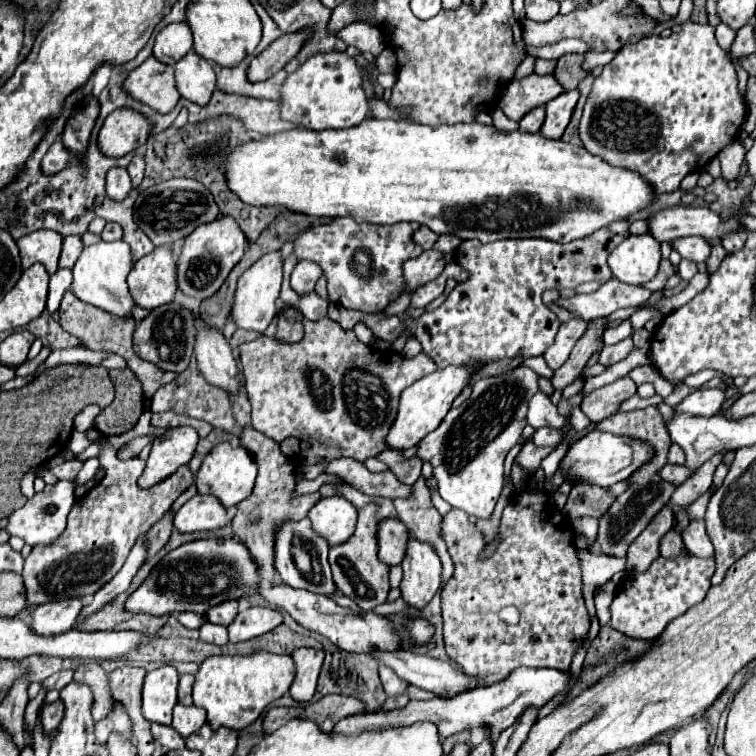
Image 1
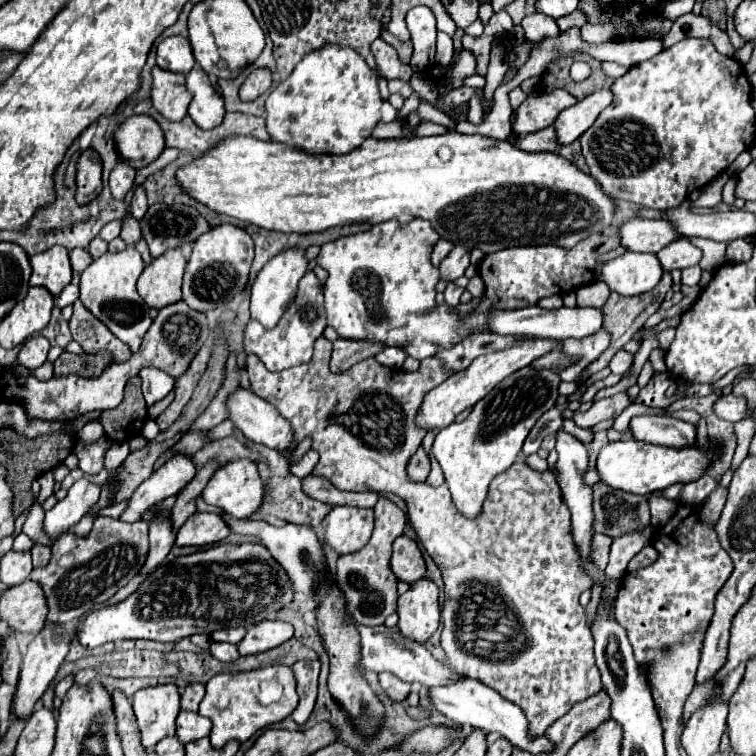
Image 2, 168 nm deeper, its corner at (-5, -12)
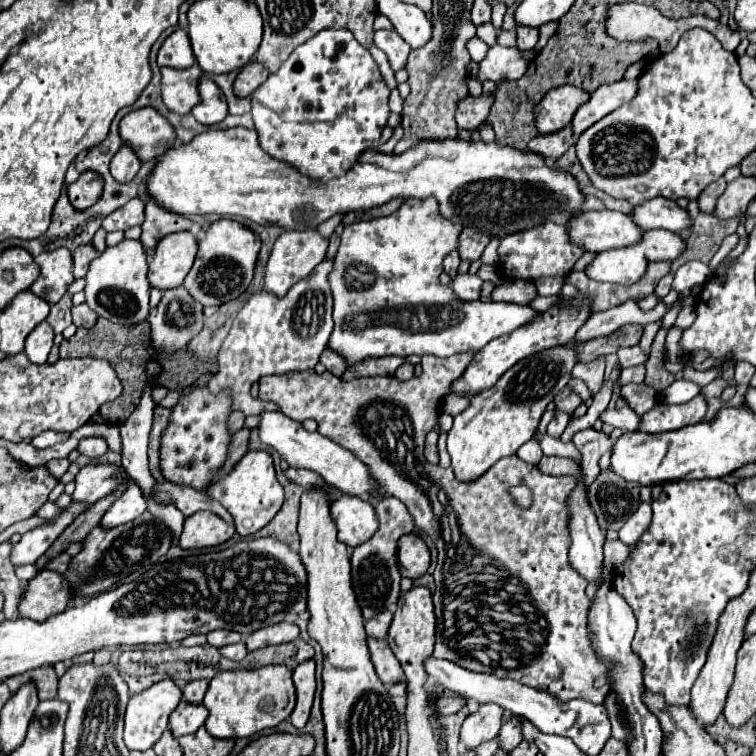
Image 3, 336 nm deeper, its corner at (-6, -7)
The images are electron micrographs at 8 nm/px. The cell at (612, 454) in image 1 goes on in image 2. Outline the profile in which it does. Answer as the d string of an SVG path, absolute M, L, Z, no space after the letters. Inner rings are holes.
M619 440L619 442L607 442L597 456L597 472L601 482L609 484L611 488L633 492L633 494L651 494L655 490L665 490L667 486L675 482L693 482L697 480L703 470L709 466L709 462L715 458L717 452L703 452L699 448L661 448L655 444L645 444L641 440Z

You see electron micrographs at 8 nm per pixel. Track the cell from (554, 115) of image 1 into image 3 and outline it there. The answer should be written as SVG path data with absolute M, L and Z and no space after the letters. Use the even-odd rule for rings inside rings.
M622 79L614 85L602 85L598 91L592 93L590 101L584 103L578 109L578 113L574 115L574 119L572 119L574 135L584 133L596 121L606 117L608 113L612 113L620 105L632 101L636 93L638 93L638 79L630 79L630 81Z

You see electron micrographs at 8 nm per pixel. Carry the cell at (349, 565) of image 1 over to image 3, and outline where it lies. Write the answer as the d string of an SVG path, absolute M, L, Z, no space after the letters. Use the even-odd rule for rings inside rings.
M386 497L376 505L376 515L380 519L380 529L372 539L358 545L352 553L352 585L358 597L358 605L362 609L364 619L372 619L382 611L392 611L400 593L400 569L396 559L396 543L404 533L414 529L414 519L408 513L406 505L402 505L396 497Z

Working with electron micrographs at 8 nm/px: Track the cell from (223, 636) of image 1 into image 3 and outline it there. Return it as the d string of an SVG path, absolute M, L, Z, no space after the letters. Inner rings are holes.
M240 641L240 643L234 643L234 645L228 645L228 647L222 647L220 649L222 651L222 655L224 657L228 657L228 659L232 659L232 661L242 661L244 657L246 657L246 645Z

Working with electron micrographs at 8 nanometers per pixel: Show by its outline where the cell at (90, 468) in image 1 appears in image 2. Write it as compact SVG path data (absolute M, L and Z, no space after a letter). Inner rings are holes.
M101 438L95 444L75 444L75 454L79 458L79 468L87 474L99 474L103 470L103 456L105 456L105 448L109 448L109 440Z

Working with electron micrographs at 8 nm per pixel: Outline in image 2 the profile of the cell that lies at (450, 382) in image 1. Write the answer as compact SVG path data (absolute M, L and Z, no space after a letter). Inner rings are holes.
M535 338L535 340L523 340L523 342L515 344L509 350L501 350L501 352L495 352L495 354L485 354L485 356L475 358L469 368L465 368L463 372L451 374L443 384L439 384L437 388L433 388L431 392L425 394L423 404L421 404L421 408L419 408L417 416L415 416L415 426L421 428L423 432L447 428L449 424L455 422L457 414L461 414L465 408L471 408L481 398L485 398L493 390L493 386L497 386L497 382L501 382L509 374L521 370L523 366L529 366L531 360L537 360L539 356L543 356L545 352L553 350L559 344L561 342L557 342L557 340L541 340L541 338Z

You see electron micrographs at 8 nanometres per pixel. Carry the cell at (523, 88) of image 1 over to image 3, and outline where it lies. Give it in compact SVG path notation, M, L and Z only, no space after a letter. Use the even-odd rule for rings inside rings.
M574 85L552 89L542 99L542 103L538 103L538 111L536 111L538 131L540 133L556 133L562 127L570 125L578 107L582 103L586 103L588 99L590 99L590 93L580 87L574 87Z

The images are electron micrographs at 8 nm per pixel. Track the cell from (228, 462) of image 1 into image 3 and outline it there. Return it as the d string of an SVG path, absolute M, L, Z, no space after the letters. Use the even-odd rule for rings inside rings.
M248 451L240 459L240 463L232 469L232 473L226 475L224 481L210 487L208 495L212 499L220 501L224 505L224 509L232 515L236 533L240 537L248 537L248 535L256 533L258 529L262 529L264 525L268 525L284 503L284 489L276 479L274 463L272 463L272 457L268 451Z

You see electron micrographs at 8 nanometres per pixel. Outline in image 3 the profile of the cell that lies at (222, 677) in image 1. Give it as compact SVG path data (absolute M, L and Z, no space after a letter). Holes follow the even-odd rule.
M266 665L256 671L222 671L210 681L204 697L204 705L210 711L204 727L218 739L252 737L262 729L276 727L280 721L288 719L294 703L296 691L292 685L292 673L282 665Z

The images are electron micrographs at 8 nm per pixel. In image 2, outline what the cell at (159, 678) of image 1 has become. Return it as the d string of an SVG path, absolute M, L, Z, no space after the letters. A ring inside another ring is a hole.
M161 684L161 686L149 686L133 696L133 710L137 716L137 724L141 730L141 744L145 748L155 746L159 740L167 736L175 736L175 720L179 714L179 690L175 684Z

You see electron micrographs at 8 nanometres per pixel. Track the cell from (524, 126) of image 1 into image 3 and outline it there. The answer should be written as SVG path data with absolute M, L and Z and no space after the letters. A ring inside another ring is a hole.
M564 127L558 133L550 133L550 135L538 135L528 143L528 151L542 155L548 161L558 161L572 145L576 143L572 127Z

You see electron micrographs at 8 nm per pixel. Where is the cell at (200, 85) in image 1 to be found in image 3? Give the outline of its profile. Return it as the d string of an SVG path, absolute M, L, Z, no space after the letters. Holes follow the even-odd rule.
M202 77L200 97L202 97L202 103L192 109L192 115L196 117L196 121L200 121L204 125L216 125L228 115L228 105L226 105L224 93L218 89L218 85L212 79Z

